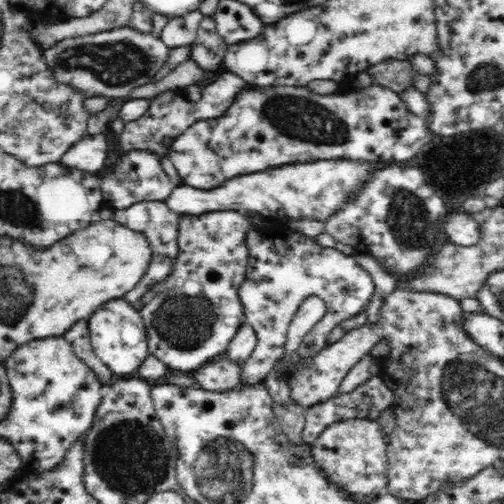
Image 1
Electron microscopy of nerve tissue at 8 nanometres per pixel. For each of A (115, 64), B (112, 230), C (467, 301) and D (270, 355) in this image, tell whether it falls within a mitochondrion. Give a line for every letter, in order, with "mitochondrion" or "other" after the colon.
A: mitochondrion
B: other
C: other
D: other

